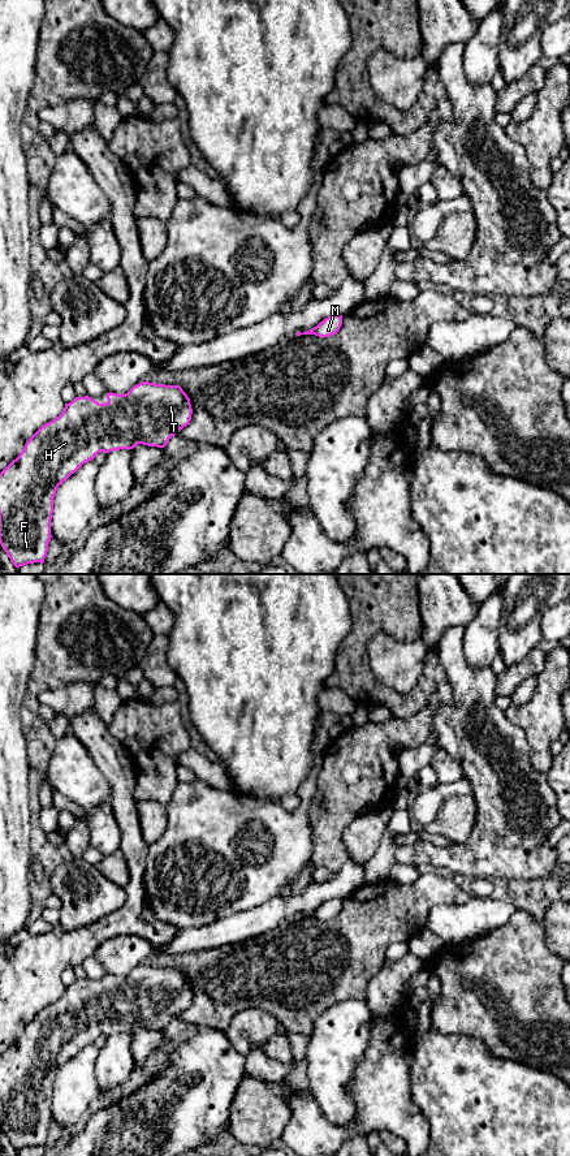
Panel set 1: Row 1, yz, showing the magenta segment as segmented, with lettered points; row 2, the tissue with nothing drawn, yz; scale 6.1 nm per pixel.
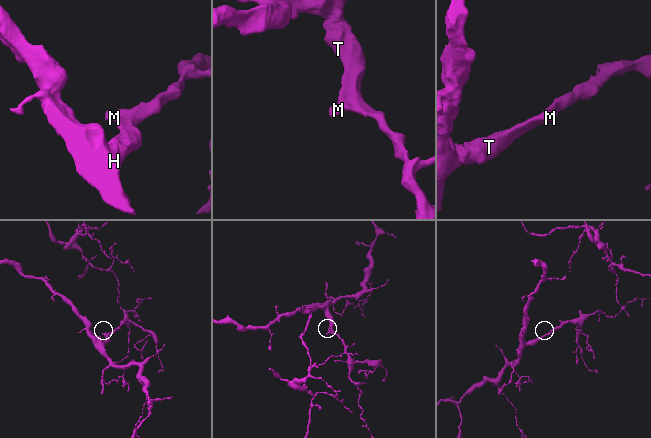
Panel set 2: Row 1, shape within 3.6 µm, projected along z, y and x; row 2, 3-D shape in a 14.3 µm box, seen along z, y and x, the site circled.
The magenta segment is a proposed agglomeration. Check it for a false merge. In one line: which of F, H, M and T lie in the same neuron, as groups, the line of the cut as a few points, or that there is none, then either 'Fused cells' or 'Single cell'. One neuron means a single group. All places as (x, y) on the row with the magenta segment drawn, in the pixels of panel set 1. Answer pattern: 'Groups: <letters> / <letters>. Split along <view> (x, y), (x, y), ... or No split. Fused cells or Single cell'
Groups: F H M T. No split. Single cell

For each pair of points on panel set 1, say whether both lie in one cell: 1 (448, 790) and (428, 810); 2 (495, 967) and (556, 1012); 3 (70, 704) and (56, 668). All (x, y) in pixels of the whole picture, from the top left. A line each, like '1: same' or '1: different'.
1: same
2: same
3: different

